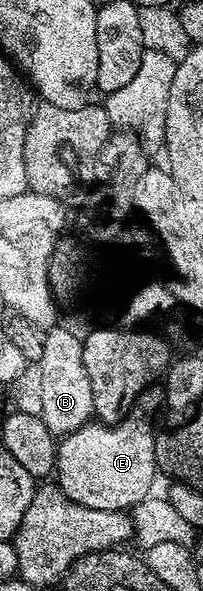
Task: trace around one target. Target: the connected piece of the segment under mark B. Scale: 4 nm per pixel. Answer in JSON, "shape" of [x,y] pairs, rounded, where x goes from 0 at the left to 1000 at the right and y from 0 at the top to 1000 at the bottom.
{"shape":[[[266,553],[212,569],[212,601],[177,613],[182,672],[202,677],[192,701],[232,728],[281,743],[389,729],[443,717],[458,706],[448,641],[429,641],[429,621],[409,621],[409,575],[340,557]]]}

